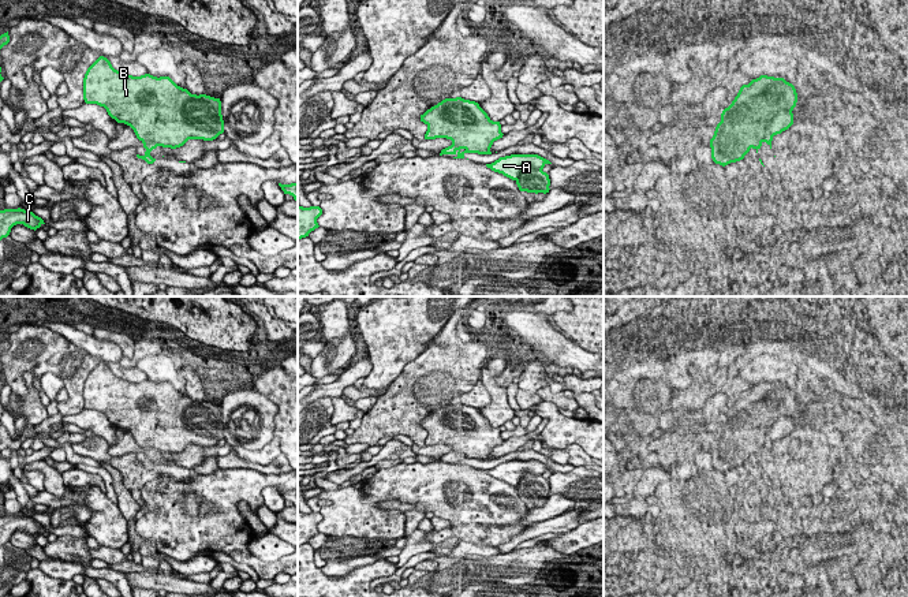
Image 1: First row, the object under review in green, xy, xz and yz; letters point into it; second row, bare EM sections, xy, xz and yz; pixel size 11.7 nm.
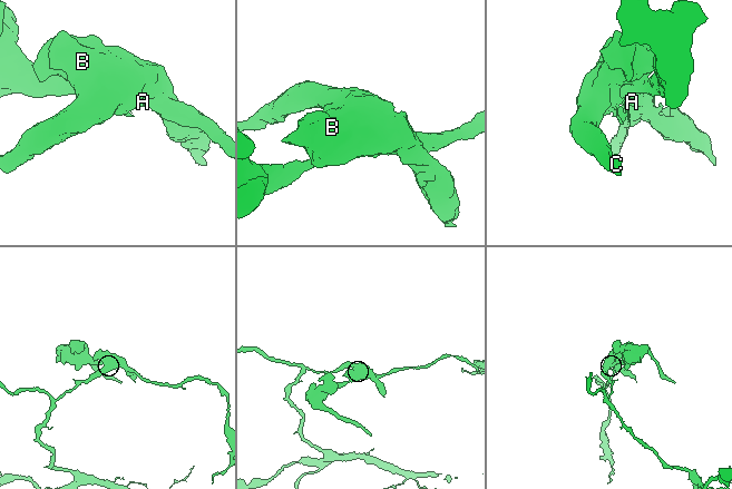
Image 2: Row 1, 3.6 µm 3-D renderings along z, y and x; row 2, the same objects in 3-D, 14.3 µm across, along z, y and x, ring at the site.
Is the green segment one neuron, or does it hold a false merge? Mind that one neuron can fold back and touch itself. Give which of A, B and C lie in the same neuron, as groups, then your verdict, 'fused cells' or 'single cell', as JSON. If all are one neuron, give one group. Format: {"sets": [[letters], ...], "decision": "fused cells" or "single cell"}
{"sets": [["A"], ["B", "C"]], "decision": "fused cells"}

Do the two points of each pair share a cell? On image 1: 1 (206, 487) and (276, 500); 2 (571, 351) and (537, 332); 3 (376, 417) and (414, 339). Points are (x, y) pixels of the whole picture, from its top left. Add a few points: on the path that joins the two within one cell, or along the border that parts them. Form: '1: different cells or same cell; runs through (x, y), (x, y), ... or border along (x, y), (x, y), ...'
1: different cells; border along (276, 487), (266, 487), (262, 491), (262, 503)
2: same cell; runs through (563, 350), (545, 339)
3: different cells; border along (415, 357), (388, 388)

